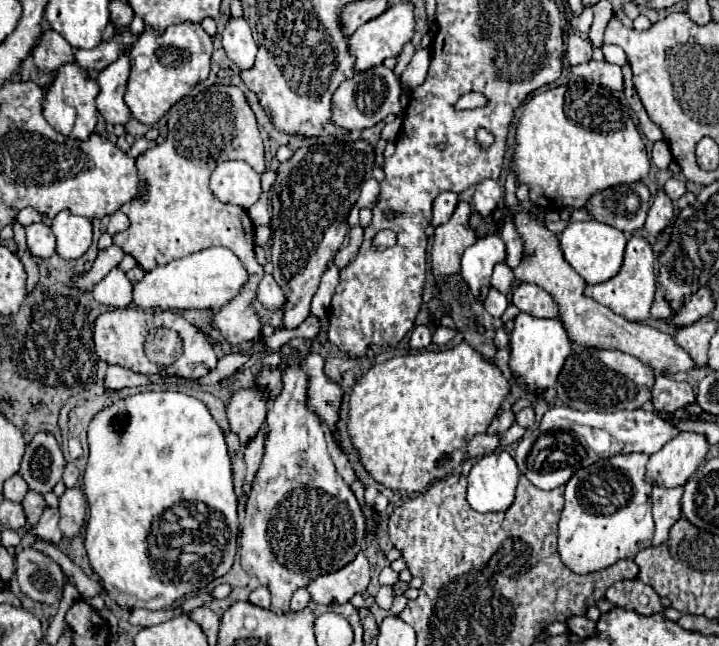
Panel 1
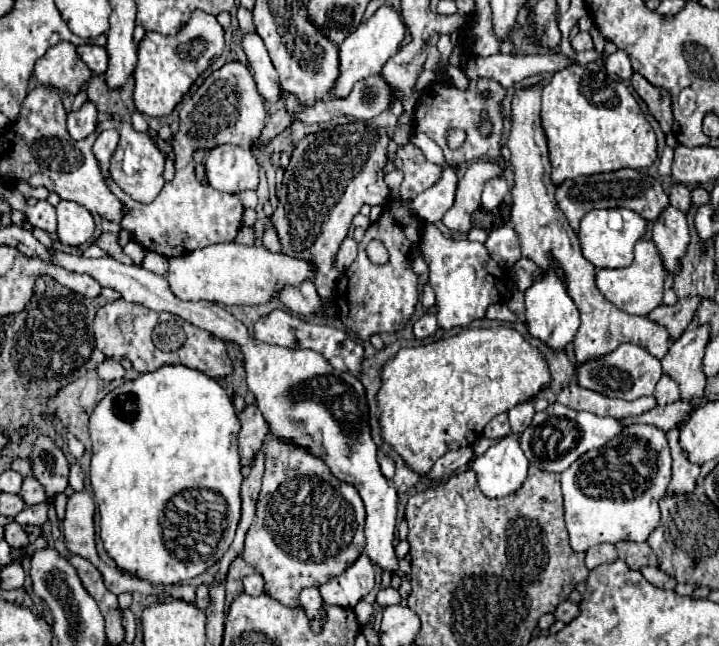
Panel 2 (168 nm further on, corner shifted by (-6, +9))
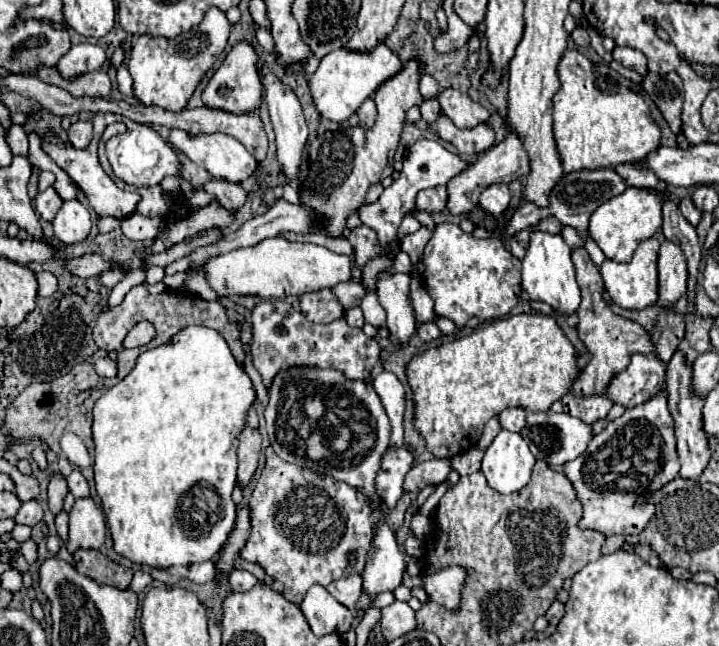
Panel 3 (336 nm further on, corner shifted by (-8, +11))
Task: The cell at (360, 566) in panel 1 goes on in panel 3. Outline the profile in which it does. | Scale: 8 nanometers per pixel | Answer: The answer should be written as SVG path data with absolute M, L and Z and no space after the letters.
M348 575L348 577L342 577L338 581L332 581L326 589L338 603L342 603L348 609L354 609L356 601L362 595L362 577L360 575Z

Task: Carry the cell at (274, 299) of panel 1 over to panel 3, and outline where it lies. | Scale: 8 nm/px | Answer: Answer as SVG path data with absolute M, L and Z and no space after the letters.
M322 289L320 293L306 293L300 297L302 313L312 323L328 323L340 319L344 315L342 305L334 297L330 289Z

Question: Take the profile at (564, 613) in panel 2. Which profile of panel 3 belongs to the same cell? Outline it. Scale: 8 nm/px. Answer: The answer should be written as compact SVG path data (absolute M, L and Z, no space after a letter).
M554 601L554 603L550 605L550 609L546 611L546 615L544 615L544 617L548 619L548 623L550 623L550 625L554 625L554 619L556 619L556 621L560 621L560 619L564 617L564 605L562 605L560 601Z

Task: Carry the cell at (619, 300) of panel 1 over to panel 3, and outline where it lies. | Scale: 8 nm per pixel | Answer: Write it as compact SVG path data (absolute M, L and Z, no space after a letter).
M652 237L638 245L632 261L616 263L612 259L606 259L602 263L600 275L604 279L604 287L608 289L616 305L620 305L622 309L646 309L658 301L658 269L656 269L658 251L660 251L660 241Z

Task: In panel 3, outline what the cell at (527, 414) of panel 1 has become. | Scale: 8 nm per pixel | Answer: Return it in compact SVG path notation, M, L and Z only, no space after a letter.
M516 407L516 409L504 409L500 415L500 425L502 429L508 429L508 431L522 431L522 427L526 425L526 411Z

